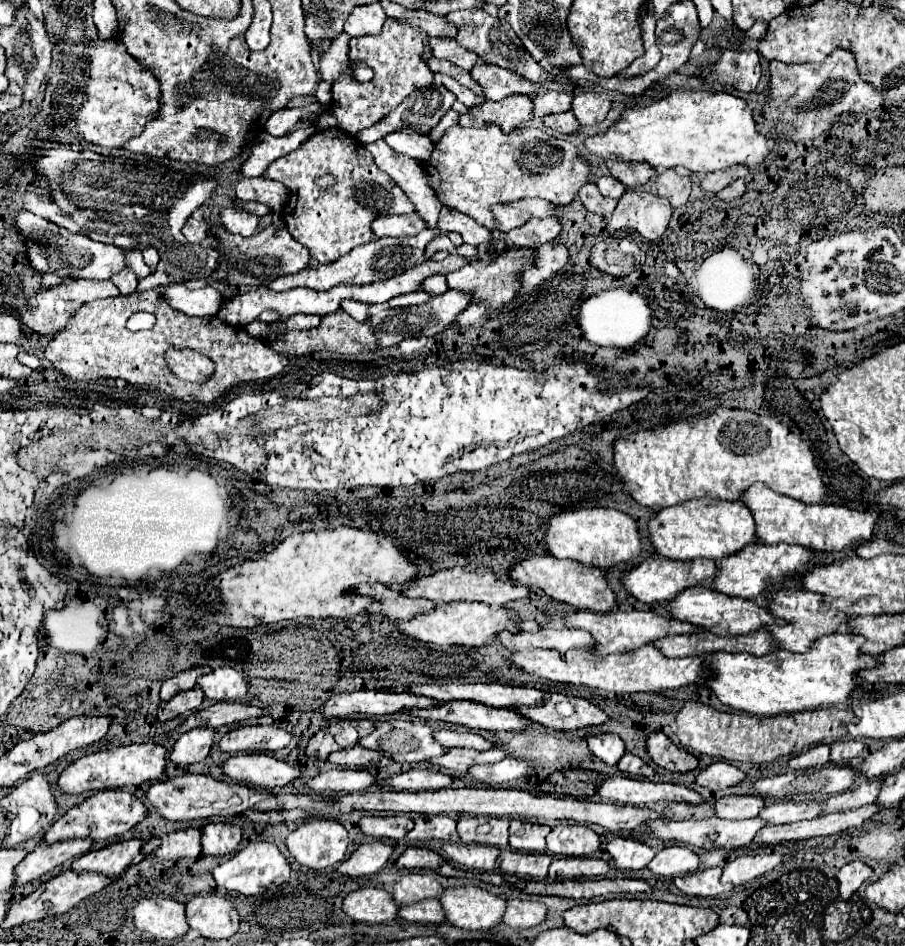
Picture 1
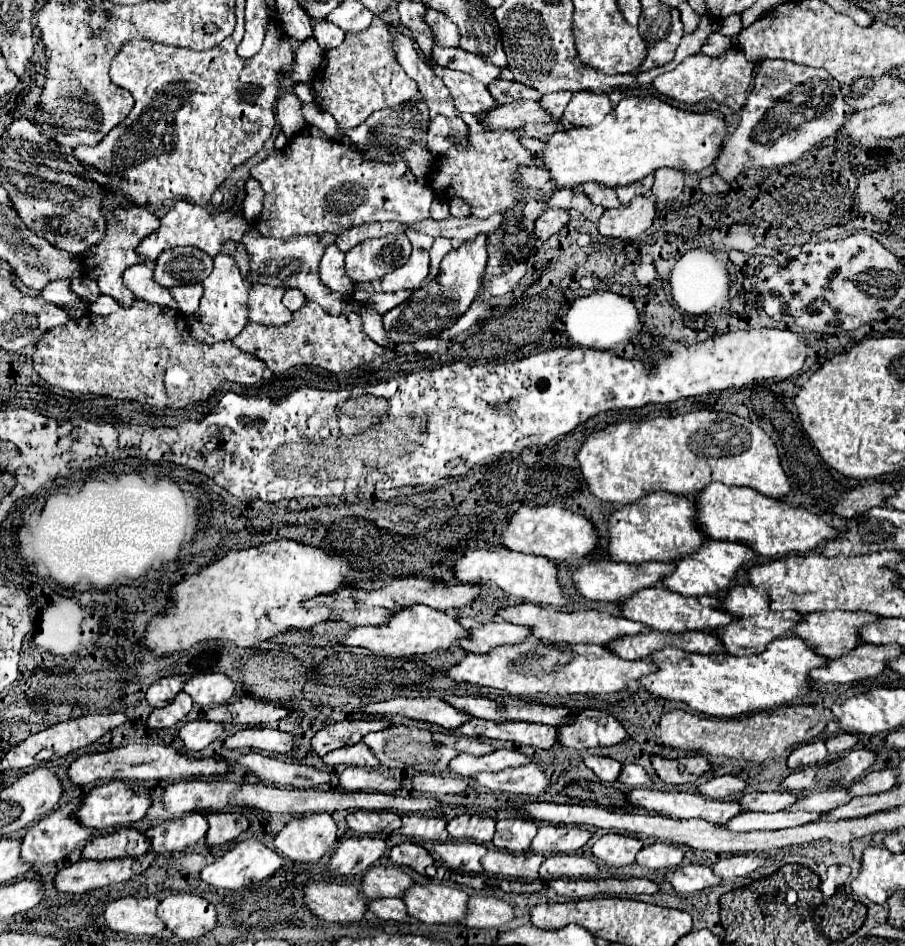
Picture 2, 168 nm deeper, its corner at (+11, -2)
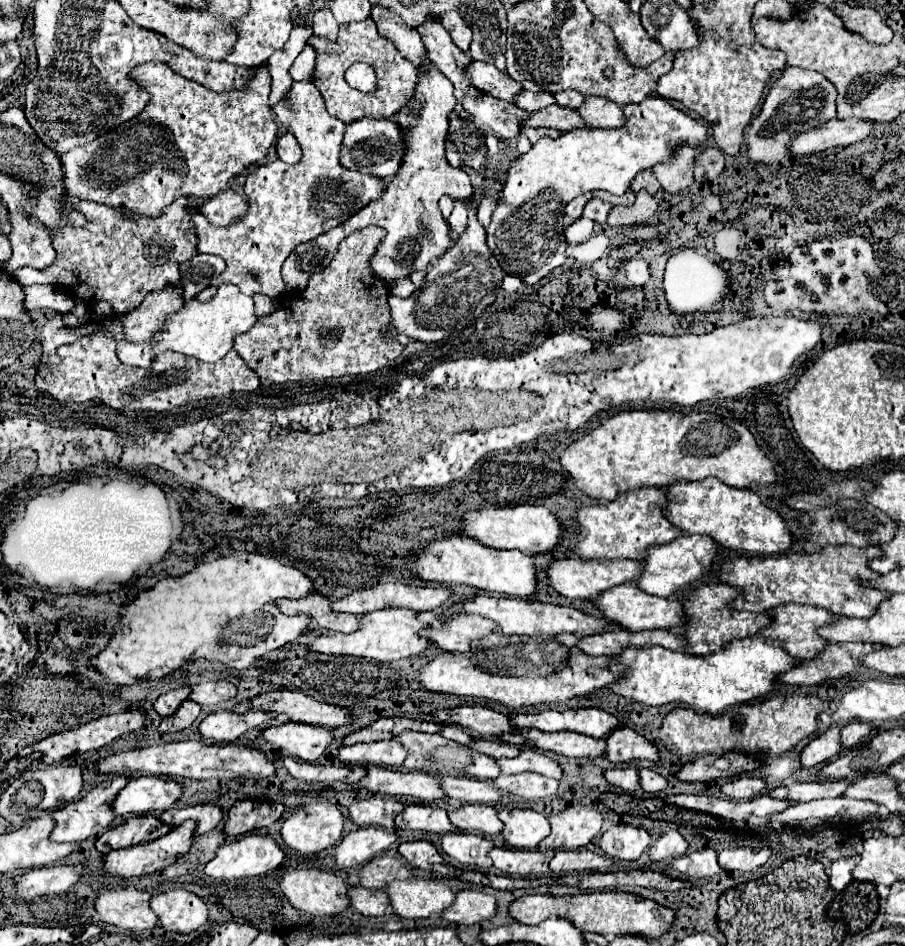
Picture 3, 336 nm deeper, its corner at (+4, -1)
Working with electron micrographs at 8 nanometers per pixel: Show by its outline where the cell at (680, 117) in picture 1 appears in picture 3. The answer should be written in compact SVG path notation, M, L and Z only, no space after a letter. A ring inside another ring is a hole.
M645 98L641 104L627 104L623 112L627 118L625 128L575 128L559 138L545 136L511 166L487 228L487 238L499 238L503 274L515 274L527 284L537 284L537 280L565 262L567 242L563 238L561 216L569 200L593 192L593 188L621 196L627 192L637 172L671 160L681 144L699 148L707 142L707 128L701 122L661 98Z

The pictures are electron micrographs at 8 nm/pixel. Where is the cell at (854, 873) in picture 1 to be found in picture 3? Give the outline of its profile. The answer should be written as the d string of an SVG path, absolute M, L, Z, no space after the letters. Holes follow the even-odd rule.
M841 858L841 860L833 862L831 864L831 872L829 872L831 888L841 892L853 880L853 876L851 876L853 868L855 868L855 860L853 858Z

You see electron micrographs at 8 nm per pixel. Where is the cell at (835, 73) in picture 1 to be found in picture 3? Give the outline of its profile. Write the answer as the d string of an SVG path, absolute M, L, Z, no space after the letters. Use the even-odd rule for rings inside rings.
M783 68L769 88L761 112L747 128L745 144L751 162L761 164L779 164L793 154L789 152L789 140L797 136L797 132L807 132L833 120L837 116L837 88L825 76L805 68Z

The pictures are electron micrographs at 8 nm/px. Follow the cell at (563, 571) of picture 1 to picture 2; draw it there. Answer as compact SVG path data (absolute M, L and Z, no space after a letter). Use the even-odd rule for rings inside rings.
M470 549L462 557L456 559L454 567L454 577L460 583L476 583L476 581L492 581L496 583L506 595L514 595L518 599L530 601L534 605L552 605L552 607L562 607L568 605L570 599L562 593L562 587L558 585L556 579L556 565L550 563L546 557L538 555L524 555L524 553L514 553L508 549L498 549L498 551L488 551L488 549Z

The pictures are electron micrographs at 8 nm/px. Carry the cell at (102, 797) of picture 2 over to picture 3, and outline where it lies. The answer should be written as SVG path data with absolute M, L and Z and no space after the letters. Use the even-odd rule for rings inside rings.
M155 776L129 778L127 786L117 794L111 804L111 810L119 818L143 816L143 814L161 814L173 806L181 796L181 786L175 782L165 782Z

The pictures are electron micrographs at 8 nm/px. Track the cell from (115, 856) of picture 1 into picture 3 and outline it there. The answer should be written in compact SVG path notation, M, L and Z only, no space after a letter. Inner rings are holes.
M137 816L137 818L129 818L121 826L111 828L103 836L99 836L95 842L95 848L101 854L107 854L111 850L129 848L135 844L157 840L169 832L171 828L163 824L157 816Z

